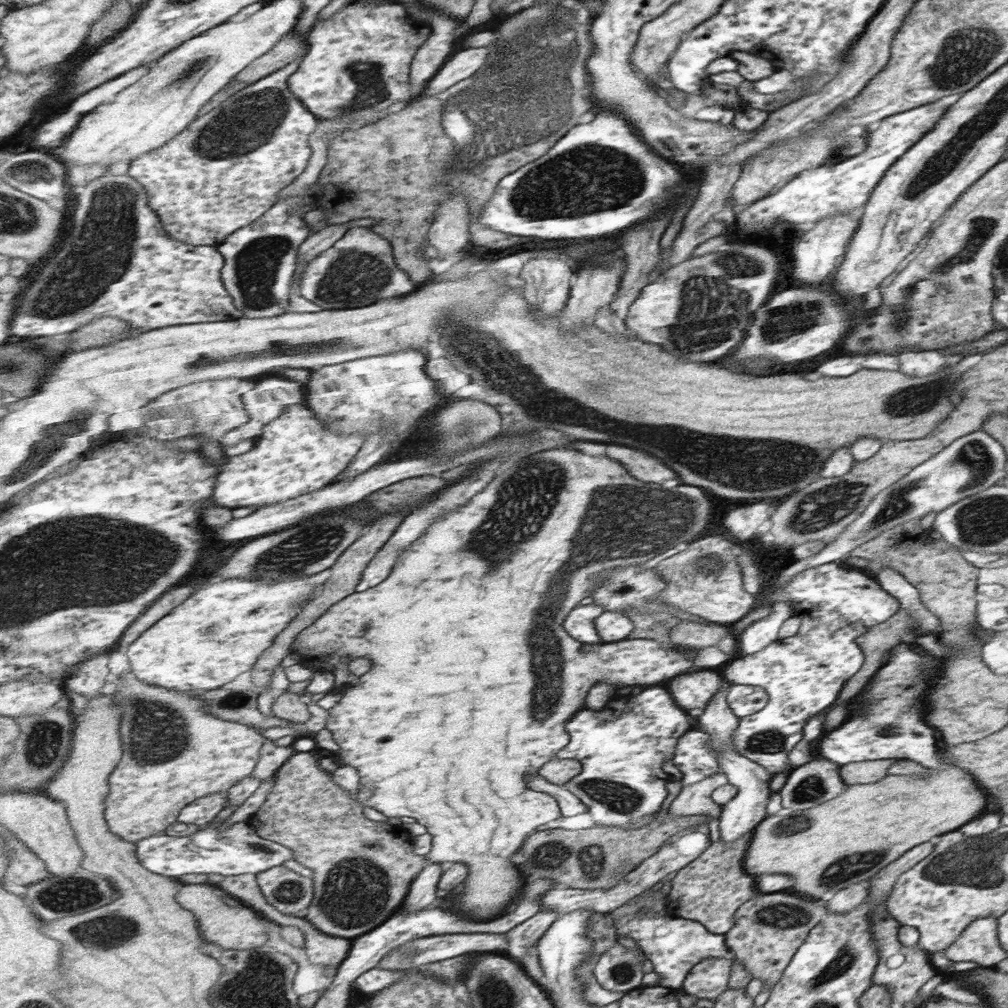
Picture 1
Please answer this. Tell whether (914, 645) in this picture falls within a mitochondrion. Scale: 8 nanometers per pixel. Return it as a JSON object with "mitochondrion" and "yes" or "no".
{"mitochondrion":"no"}

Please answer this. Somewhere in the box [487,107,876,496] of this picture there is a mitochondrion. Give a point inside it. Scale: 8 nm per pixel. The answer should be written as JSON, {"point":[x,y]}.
{"point":[587,178]}

